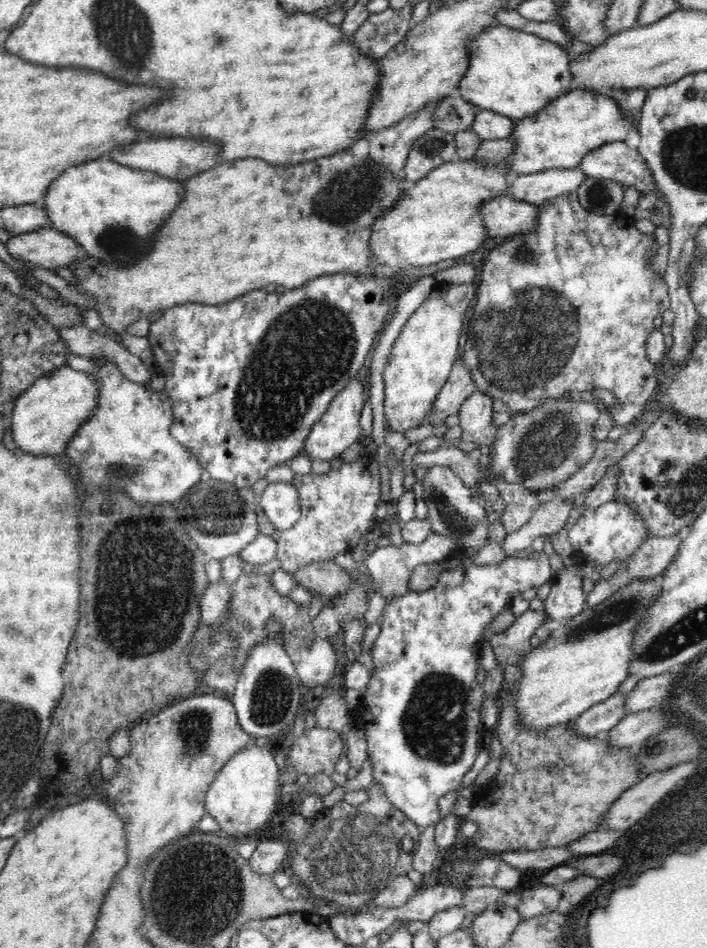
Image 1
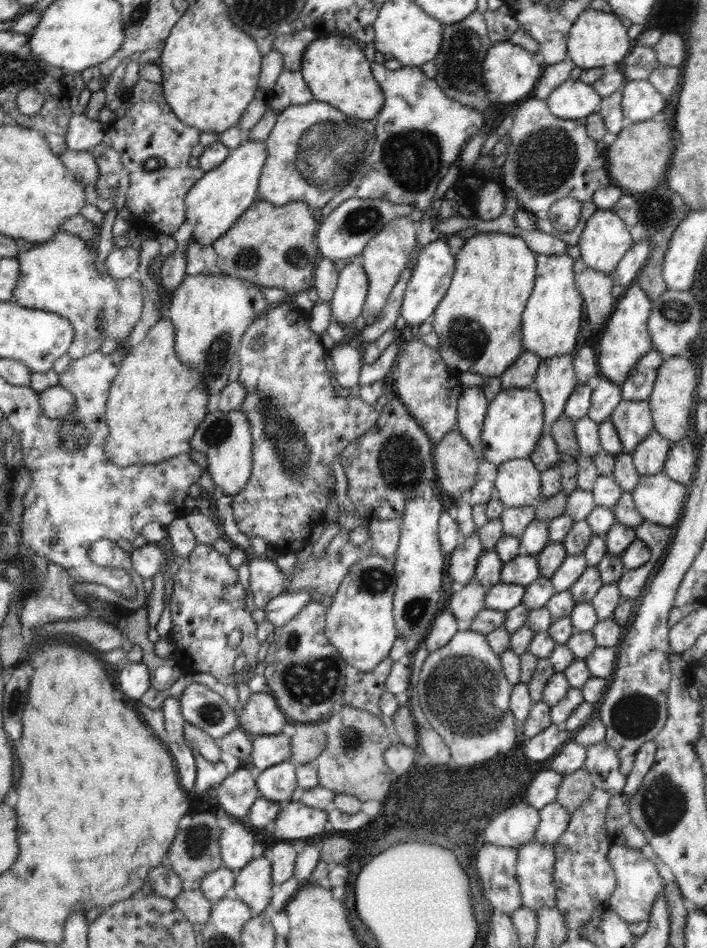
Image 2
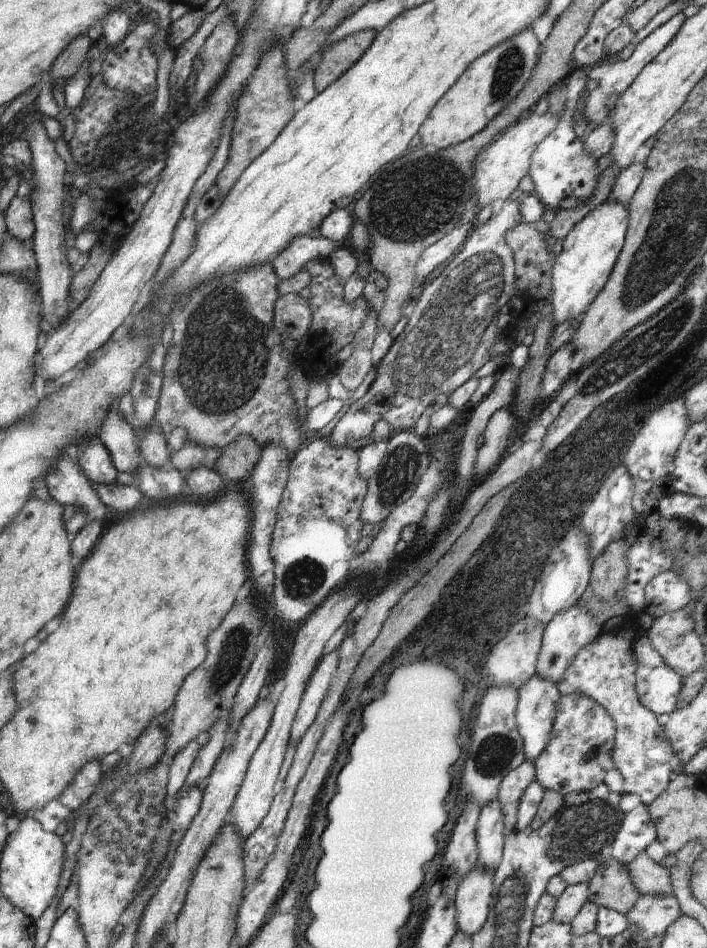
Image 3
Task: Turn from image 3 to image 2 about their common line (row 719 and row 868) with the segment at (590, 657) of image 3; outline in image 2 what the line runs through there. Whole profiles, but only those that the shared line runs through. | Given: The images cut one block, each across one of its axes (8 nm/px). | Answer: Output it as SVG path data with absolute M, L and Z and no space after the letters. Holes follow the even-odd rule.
M612 845L606 858L616 874L616 886L608 899L608 909L618 914L628 924L648 921L652 905L655 903L654 899L662 889L665 889L664 880L658 874L656 864L644 856L640 850L621 845Z

